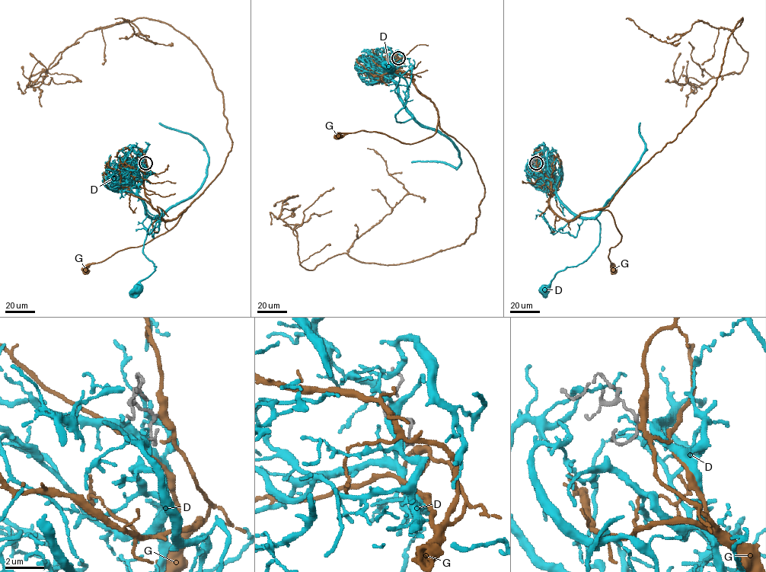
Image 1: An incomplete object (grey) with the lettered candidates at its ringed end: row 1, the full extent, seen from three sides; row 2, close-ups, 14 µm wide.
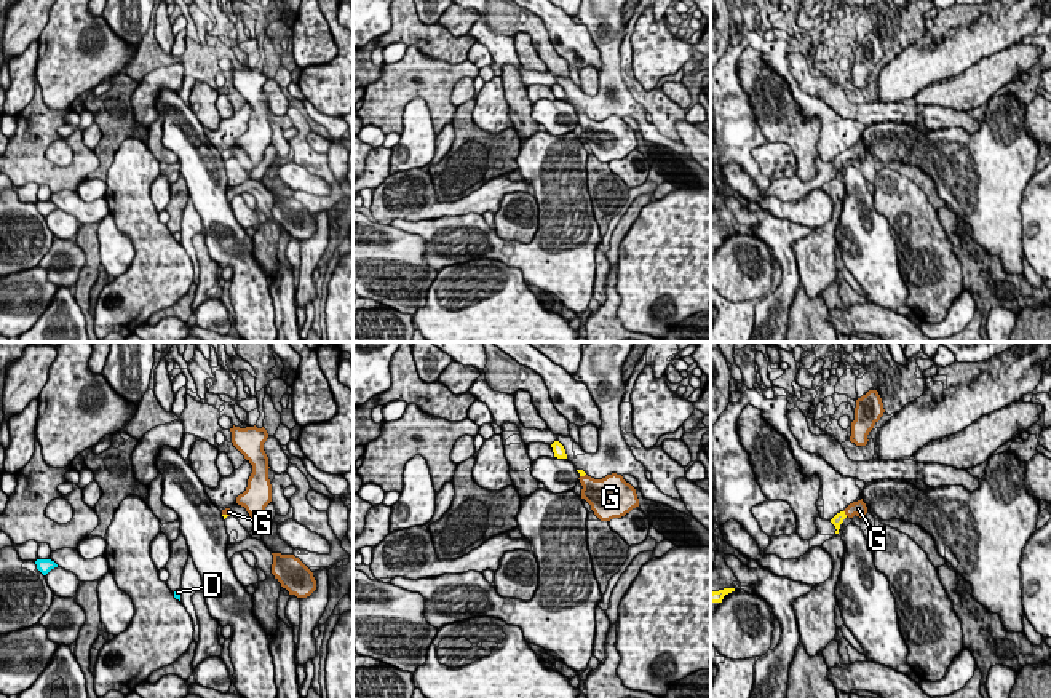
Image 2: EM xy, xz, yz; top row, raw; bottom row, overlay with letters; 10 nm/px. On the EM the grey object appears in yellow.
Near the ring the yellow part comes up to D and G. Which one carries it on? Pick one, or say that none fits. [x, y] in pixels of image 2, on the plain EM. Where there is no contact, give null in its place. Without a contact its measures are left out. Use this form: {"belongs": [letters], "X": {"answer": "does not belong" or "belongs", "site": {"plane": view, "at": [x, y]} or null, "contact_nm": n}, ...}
{"belongs": ["G"], "D": {"answer": "does not belong", "site": null}, "G": {"answer": "belongs", "site": {"plane": "yz", "at": [844, 155]}, "contact_nm": 70}}

